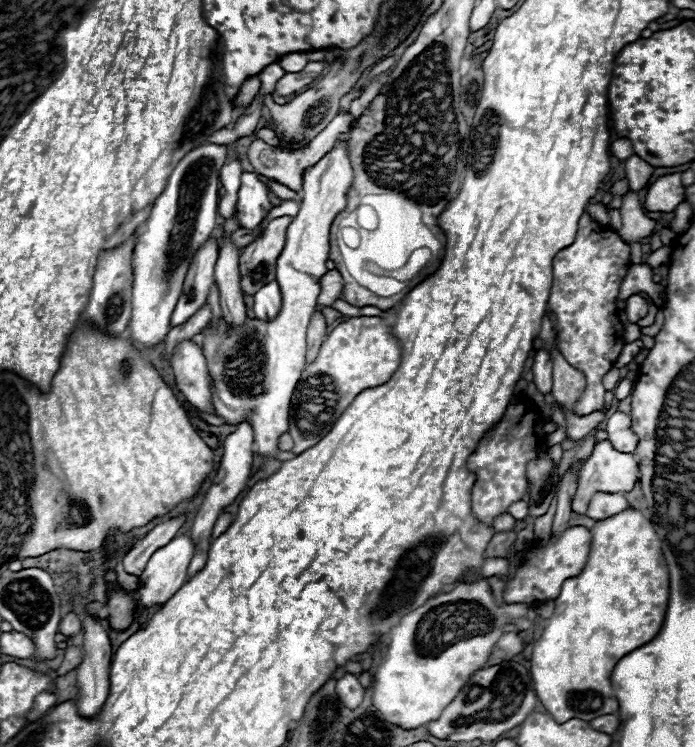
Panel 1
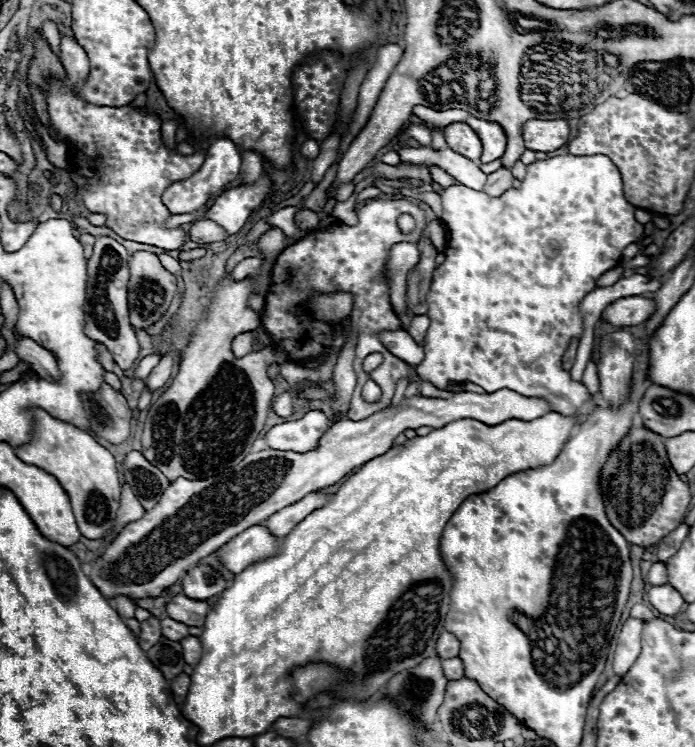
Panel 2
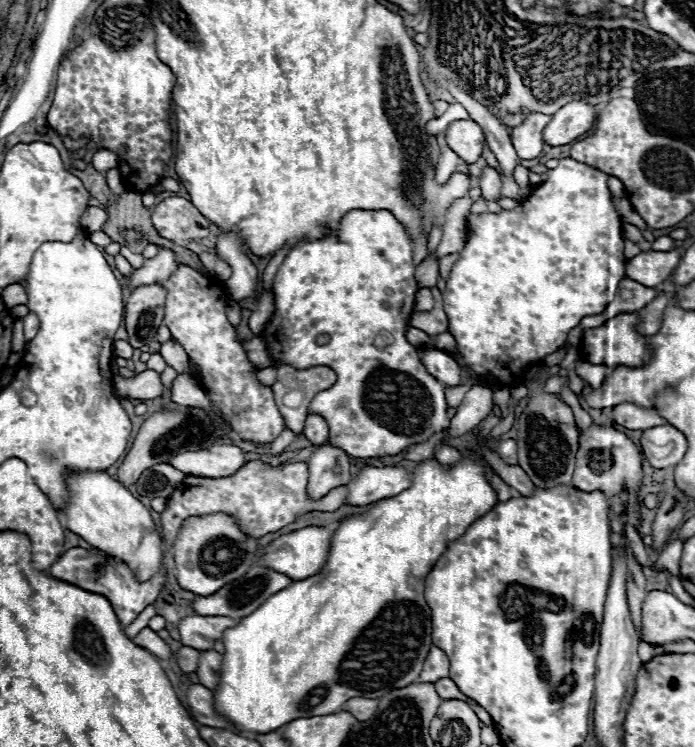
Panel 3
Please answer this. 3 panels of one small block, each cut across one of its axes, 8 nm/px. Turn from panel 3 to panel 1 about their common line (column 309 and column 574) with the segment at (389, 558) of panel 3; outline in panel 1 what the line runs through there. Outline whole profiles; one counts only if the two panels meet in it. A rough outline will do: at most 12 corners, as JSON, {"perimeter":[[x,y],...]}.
{"perimeter":[[628,508],[590,532],[530,660],[556,722],[618,714],[660,632],[662,544]]}

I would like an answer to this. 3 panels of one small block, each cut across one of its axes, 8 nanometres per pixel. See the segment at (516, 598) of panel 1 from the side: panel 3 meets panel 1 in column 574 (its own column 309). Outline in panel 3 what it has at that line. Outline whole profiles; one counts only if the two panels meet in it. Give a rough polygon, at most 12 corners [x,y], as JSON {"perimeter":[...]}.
{"perimeter":[[308,526],[272,540],[266,568],[292,580],[322,570],[332,530]]}

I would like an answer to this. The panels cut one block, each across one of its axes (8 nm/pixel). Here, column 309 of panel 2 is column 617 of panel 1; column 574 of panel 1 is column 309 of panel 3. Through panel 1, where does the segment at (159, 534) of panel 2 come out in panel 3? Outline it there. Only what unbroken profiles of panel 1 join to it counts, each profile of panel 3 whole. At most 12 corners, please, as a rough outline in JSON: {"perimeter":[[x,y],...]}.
{"perimeter":[[250,460],[186,476],[160,512],[162,548],[186,518],[228,512],[248,536],[345,501],[312,500],[308,464]]}

